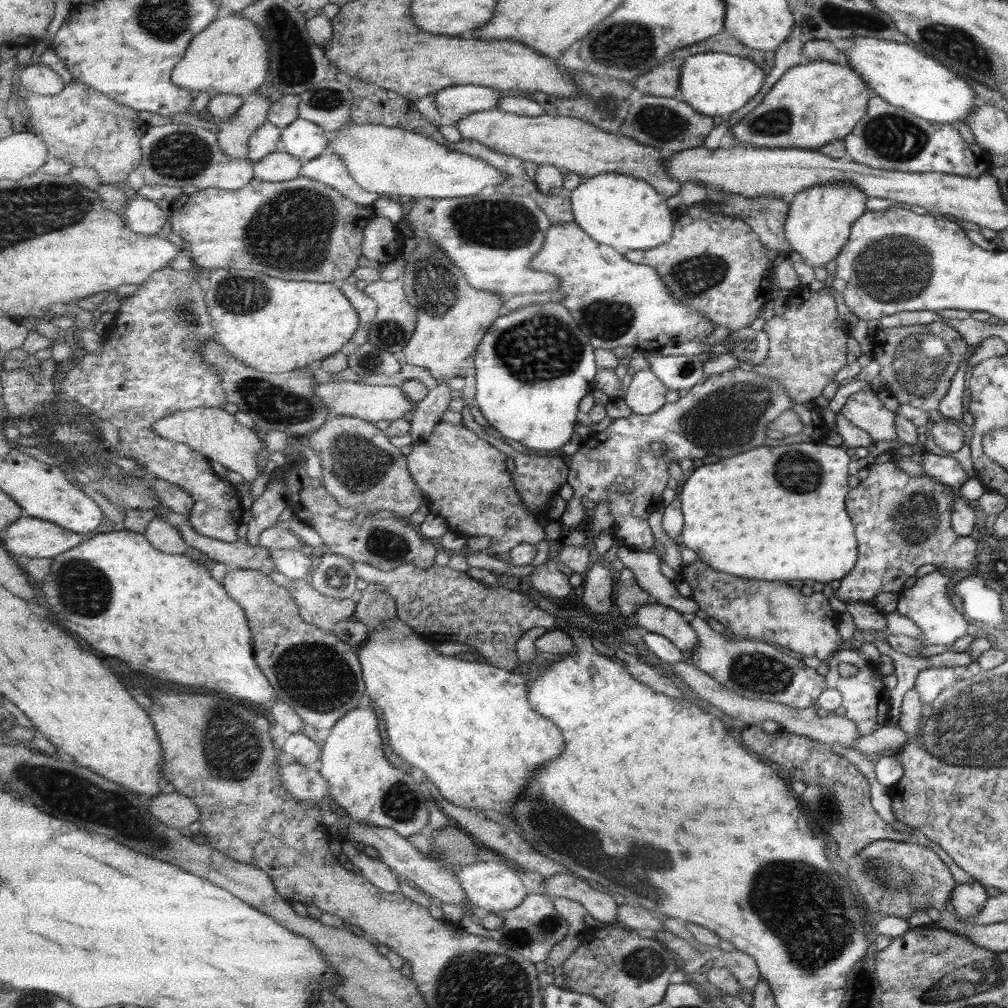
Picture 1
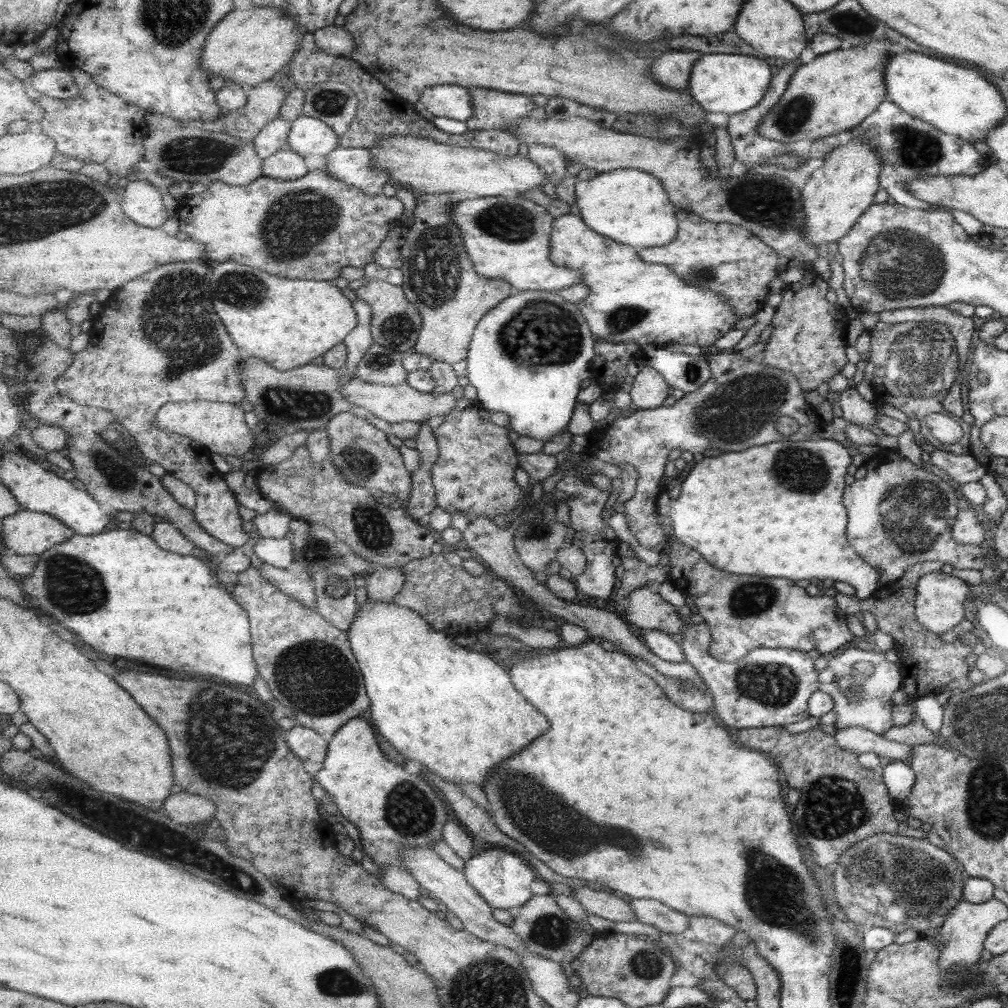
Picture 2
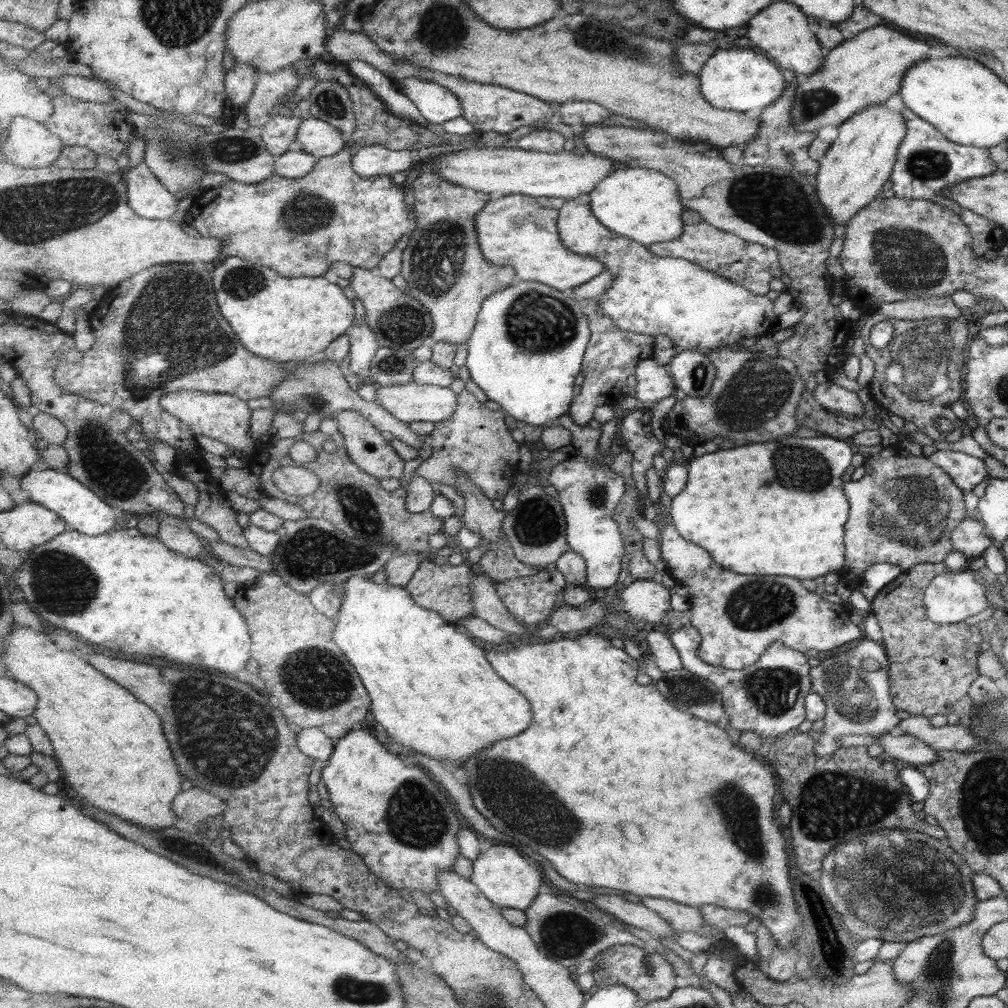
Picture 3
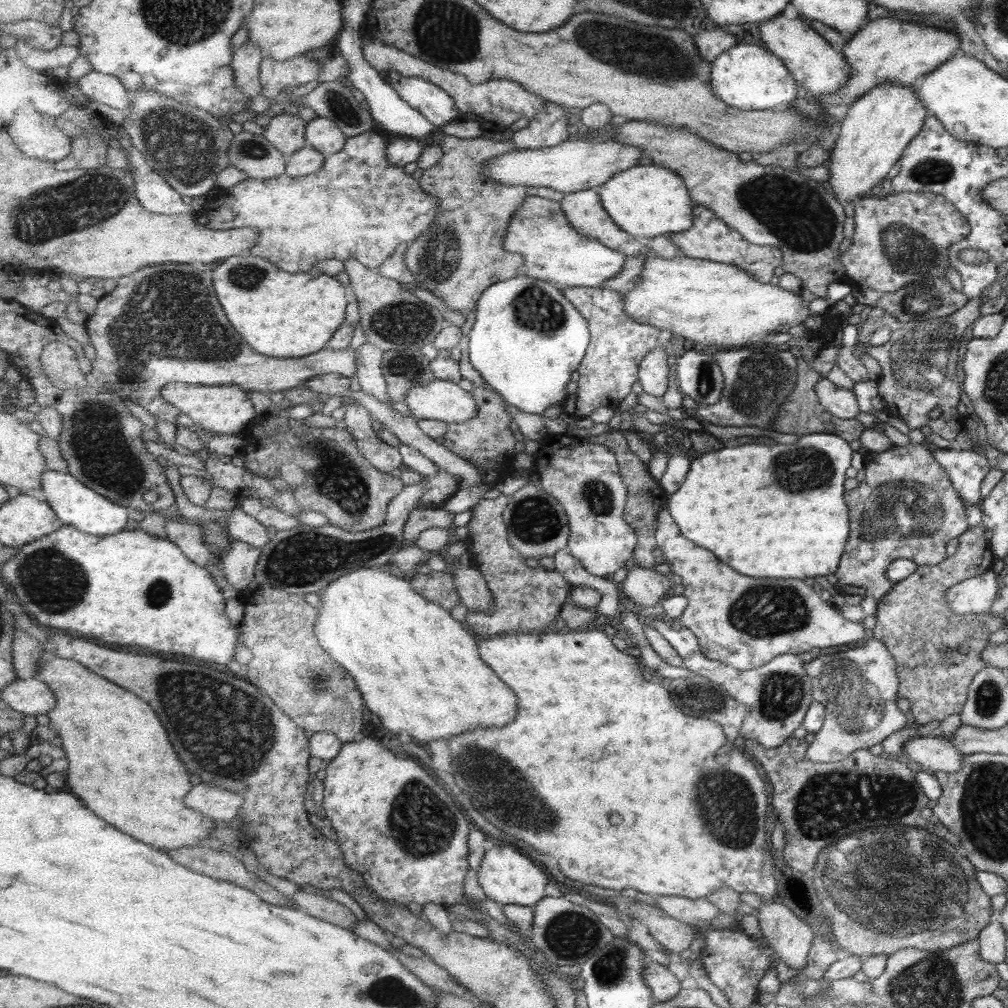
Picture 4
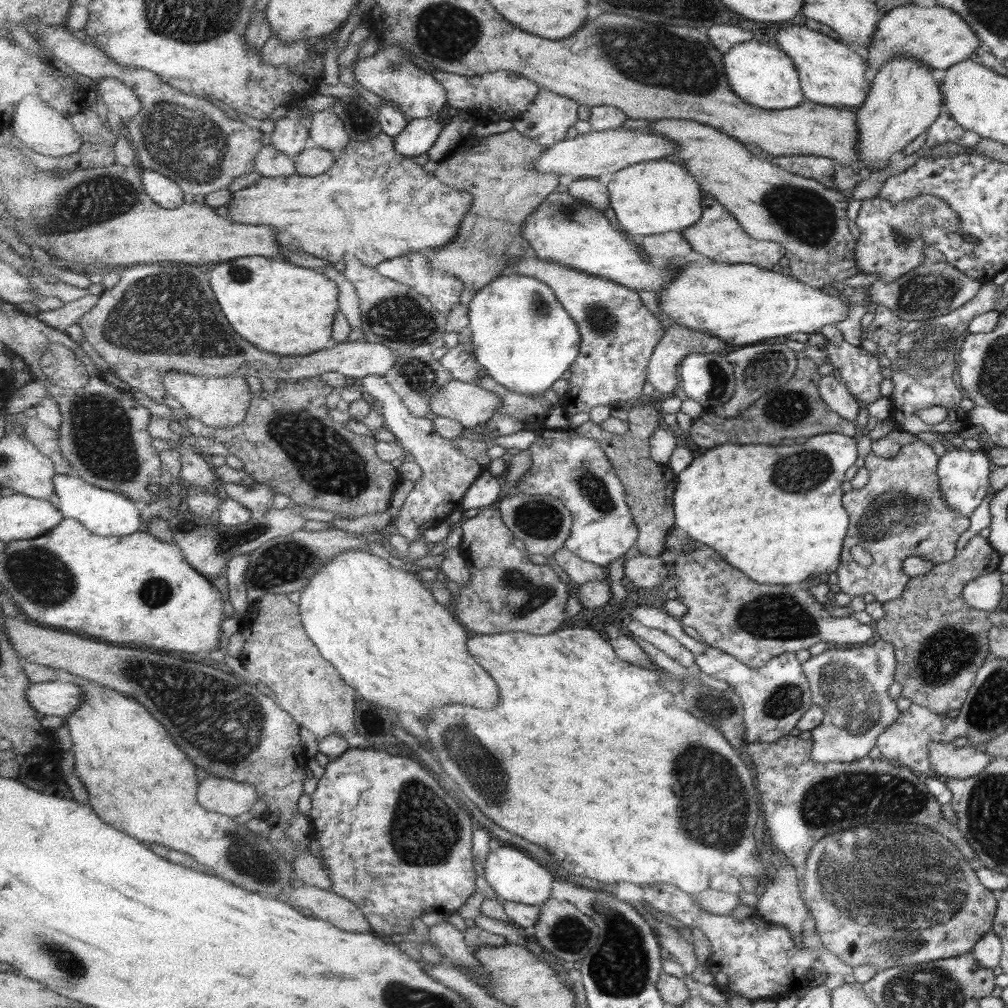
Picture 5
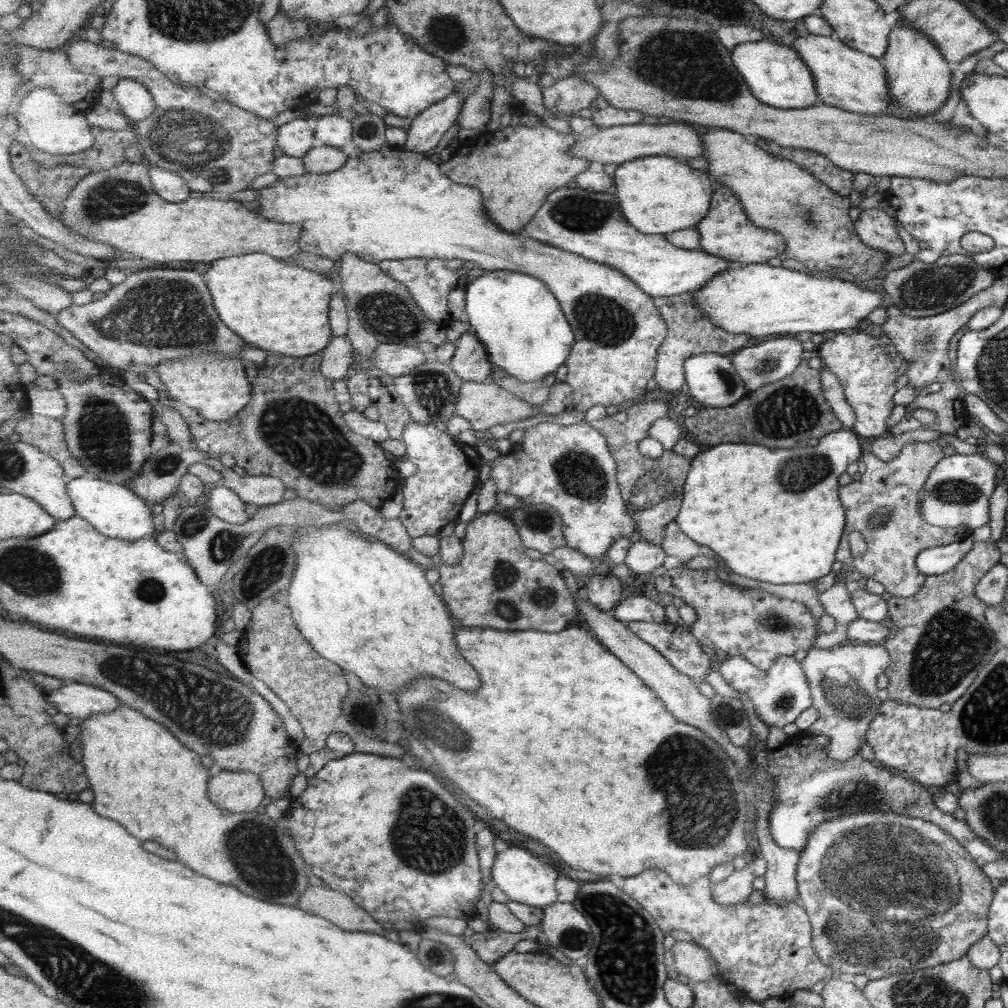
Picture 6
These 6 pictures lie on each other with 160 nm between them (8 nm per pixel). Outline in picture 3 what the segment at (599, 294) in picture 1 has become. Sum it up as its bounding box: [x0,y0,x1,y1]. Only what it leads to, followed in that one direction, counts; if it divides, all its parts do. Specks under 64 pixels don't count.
[559,200,776,350]

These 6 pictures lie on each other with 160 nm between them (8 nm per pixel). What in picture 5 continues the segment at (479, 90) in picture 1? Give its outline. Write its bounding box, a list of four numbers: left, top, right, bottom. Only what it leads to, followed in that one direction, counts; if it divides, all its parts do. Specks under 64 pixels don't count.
[352,44,448,120]

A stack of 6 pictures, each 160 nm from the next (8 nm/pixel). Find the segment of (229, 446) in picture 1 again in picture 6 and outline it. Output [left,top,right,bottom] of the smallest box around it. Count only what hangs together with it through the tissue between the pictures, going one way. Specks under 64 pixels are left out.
[155,353,252,420]

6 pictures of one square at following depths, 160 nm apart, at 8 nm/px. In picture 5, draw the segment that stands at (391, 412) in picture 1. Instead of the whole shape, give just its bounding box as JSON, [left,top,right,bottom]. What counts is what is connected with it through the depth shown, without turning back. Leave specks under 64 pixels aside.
[431,380,501,429]

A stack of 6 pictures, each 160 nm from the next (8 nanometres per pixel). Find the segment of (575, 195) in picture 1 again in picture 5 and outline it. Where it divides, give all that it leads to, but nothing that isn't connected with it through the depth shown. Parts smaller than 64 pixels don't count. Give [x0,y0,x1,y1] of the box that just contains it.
[608,159,706,237]

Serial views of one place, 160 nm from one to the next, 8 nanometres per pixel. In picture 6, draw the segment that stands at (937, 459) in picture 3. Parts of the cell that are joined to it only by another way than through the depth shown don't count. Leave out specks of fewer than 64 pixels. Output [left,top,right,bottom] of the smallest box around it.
[917,454,1003,531]

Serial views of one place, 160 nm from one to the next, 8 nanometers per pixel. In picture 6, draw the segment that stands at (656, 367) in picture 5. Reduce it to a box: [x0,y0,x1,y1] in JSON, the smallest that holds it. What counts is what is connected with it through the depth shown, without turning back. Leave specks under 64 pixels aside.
[654,292,768,392]

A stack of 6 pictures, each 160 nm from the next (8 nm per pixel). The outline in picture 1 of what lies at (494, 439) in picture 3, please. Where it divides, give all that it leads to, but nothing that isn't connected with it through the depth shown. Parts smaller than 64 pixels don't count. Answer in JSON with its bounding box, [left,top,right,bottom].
[407,422,546,558]

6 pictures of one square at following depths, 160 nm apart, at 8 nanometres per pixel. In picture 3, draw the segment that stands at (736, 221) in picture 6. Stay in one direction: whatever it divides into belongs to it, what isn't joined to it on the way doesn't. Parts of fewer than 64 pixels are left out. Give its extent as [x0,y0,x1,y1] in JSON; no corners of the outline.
[649,208,782,295]

